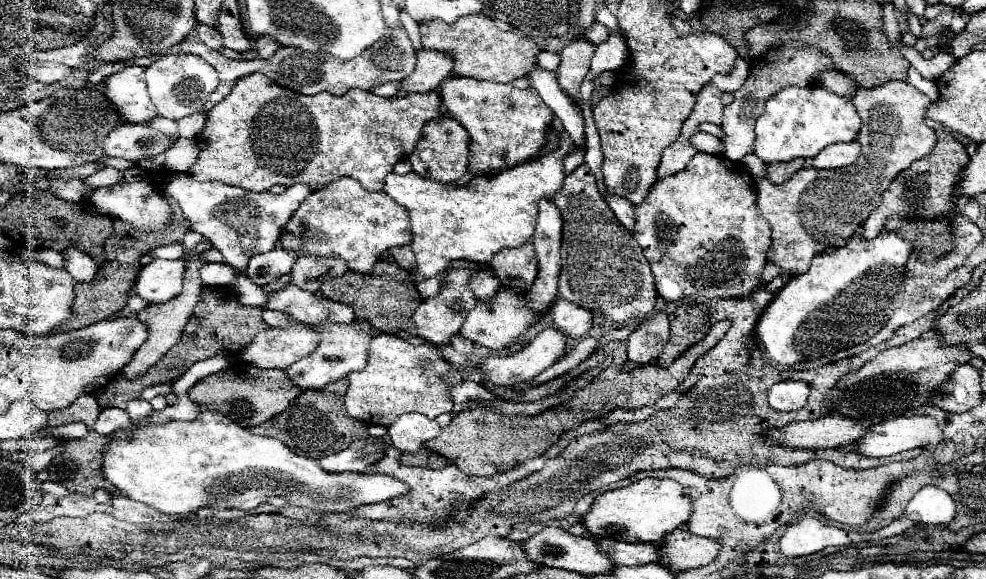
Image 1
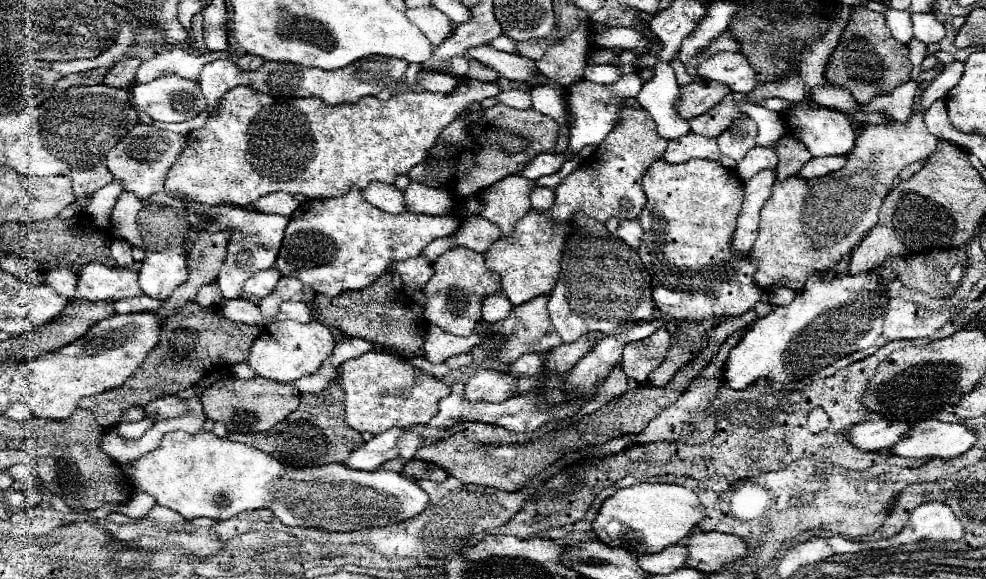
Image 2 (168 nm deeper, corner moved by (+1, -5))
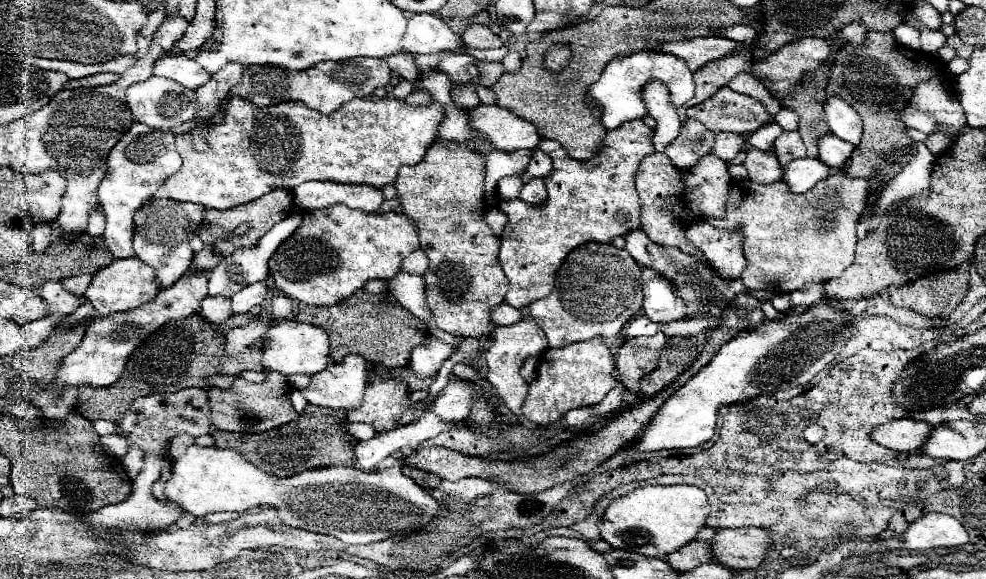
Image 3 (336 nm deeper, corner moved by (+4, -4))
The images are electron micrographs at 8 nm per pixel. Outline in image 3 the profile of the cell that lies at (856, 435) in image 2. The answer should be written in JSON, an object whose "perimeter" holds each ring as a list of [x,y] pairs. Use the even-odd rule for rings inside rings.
{"perimeter":[[[897,419],[893,423],[885,423],[877,427],[877,431],[873,433],[873,441],[893,451],[915,453],[917,449],[921,449],[921,445],[925,443],[925,439],[929,439],[931,433],[933,427],[925,421]]]}

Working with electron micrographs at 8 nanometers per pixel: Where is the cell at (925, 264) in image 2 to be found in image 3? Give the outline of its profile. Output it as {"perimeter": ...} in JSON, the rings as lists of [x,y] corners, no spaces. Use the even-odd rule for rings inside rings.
{"perimeter":[[[961,263],[953,271],[943,271],[937,275],[929,275],[925,279],[919,279],[917,283],[911,283],[909,287],[889,287],[889,299],[895,307],[913,309],[925,317],[949,317],[955,307],[963,301],[969,285],[969,263]]]}

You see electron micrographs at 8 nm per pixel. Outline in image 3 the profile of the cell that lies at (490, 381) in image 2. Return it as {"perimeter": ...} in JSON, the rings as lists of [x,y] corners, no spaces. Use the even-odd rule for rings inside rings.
{"perimeter":[[[451,381],[433,401],[431,411],[447,423],[461,421],[471,411],[471,383]]]}

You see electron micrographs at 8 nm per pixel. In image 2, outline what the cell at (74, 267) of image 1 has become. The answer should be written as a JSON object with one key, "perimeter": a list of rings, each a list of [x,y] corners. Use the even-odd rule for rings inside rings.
{"perimeter":[[[136,262],[134,268],[108,268],[102,264],[86,264],[78,272],[78,284],[76,284],[76,298],[86,300],[122,300],[130,296],[140,296],[138,286],[138,268]]]}

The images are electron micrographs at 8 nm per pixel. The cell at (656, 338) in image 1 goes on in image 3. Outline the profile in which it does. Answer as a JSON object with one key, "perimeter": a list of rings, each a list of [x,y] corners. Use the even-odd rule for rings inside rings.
{"perimeter":[[[665,335],[633,337],[627,339],[617,351],[617,373],[619,381],[627,391],[639,393],[639,381],[653,369],[657,369],[659,353],[665,347]]]}

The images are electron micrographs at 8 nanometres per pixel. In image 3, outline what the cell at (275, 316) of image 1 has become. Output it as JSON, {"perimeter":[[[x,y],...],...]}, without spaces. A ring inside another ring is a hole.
{"perimeter":[[[207,297],[201,303],[201,315],[209,321],[209,323],[223,323],[225,319],[229,319],[229,299],[227,297]]]}

